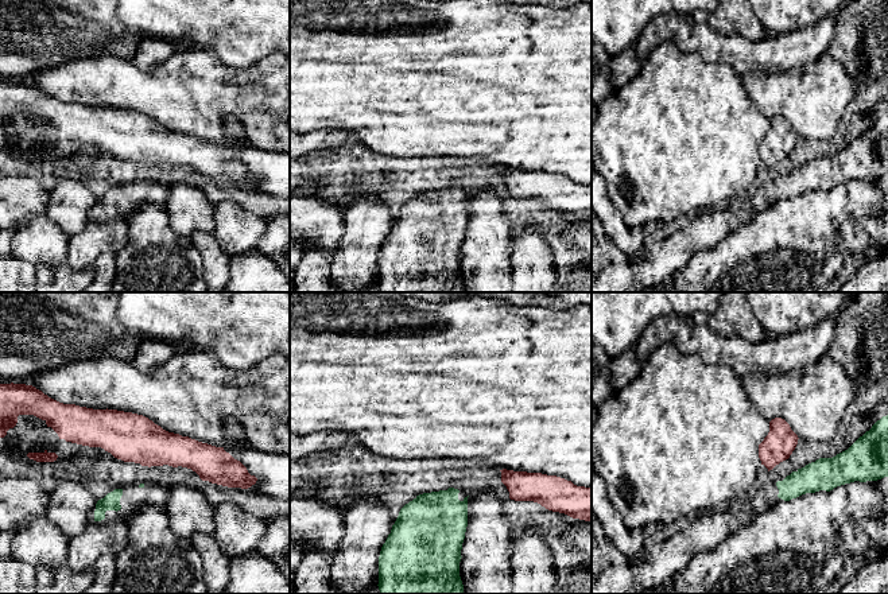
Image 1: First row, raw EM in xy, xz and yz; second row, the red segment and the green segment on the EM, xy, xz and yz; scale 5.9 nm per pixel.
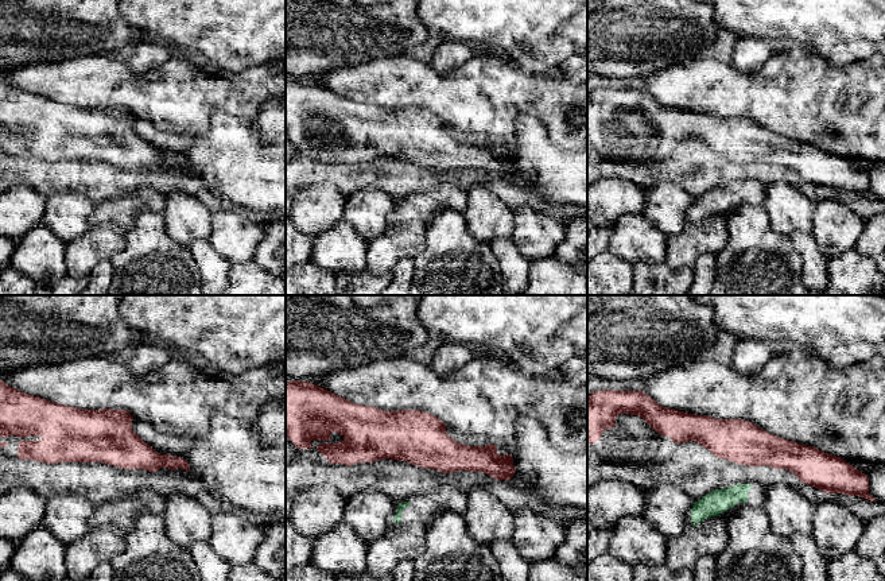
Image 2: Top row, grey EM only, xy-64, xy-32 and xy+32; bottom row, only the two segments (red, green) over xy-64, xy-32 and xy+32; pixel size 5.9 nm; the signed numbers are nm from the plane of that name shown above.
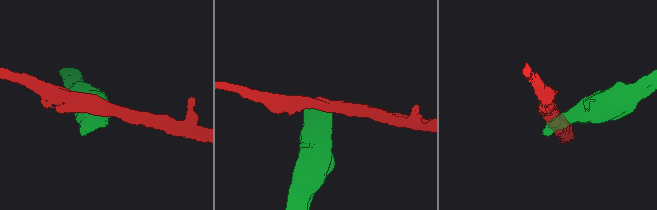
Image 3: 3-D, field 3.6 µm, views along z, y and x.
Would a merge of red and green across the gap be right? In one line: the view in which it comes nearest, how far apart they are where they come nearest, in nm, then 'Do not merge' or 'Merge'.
Closest in yz. Distance 80 nm. Do not merge

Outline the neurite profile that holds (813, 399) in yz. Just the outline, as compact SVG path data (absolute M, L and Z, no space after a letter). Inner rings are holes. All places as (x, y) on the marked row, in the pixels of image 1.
M829 356L800 369L756 372L740 381L760 415L768 422L784 419L798 438L808 442L834 438L856 393L852 377Z

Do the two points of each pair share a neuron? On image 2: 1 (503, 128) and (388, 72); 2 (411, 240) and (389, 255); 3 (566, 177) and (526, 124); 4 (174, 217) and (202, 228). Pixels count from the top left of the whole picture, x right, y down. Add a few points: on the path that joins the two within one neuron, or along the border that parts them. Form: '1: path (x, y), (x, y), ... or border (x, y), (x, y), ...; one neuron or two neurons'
1: path (474, 100), (416, 89); one neuron
2: path (406, 240), (395, 250); one neuron
3: path (552, 163), (532, 143), (532, 138); one neuron
4: path (181, 217), (195, 223); one neuron

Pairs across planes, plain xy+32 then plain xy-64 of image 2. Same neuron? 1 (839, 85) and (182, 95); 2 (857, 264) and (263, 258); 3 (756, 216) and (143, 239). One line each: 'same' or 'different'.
1: same
2: different
3: same

